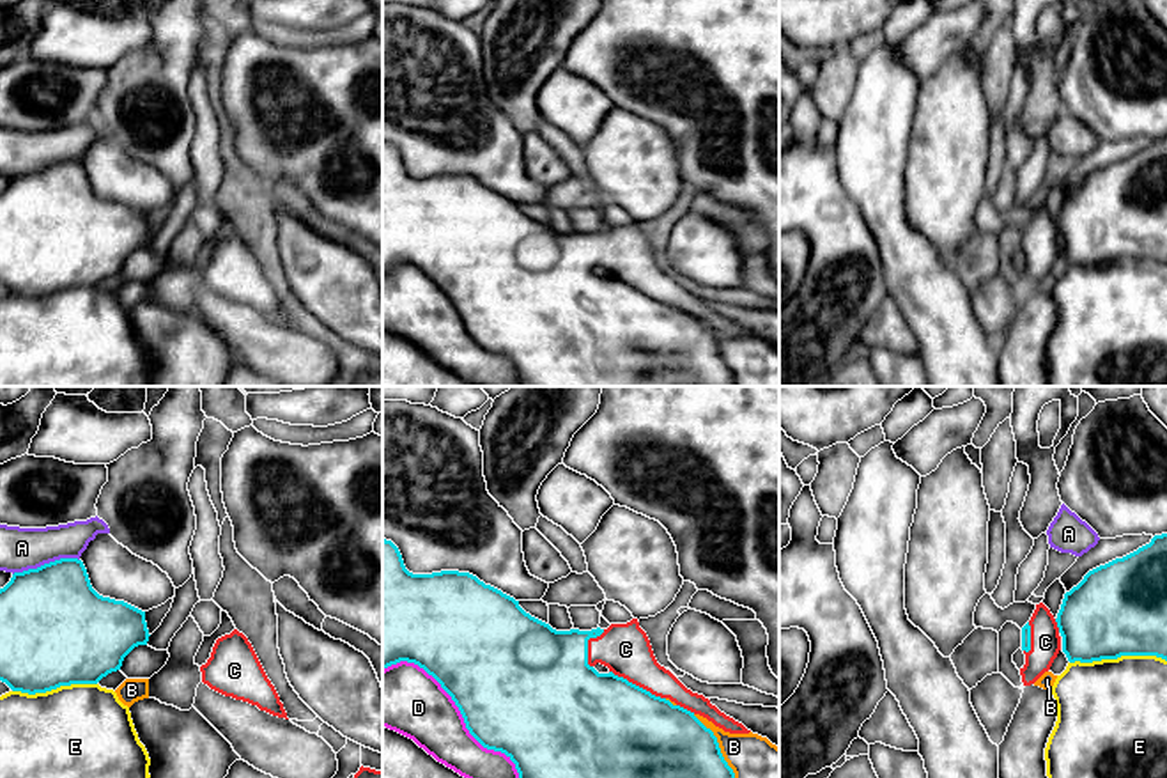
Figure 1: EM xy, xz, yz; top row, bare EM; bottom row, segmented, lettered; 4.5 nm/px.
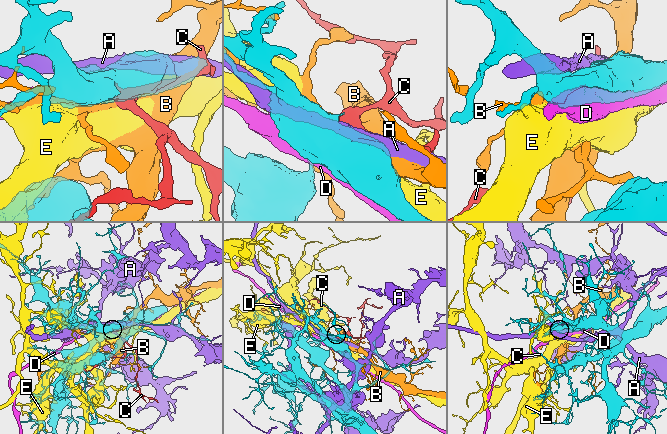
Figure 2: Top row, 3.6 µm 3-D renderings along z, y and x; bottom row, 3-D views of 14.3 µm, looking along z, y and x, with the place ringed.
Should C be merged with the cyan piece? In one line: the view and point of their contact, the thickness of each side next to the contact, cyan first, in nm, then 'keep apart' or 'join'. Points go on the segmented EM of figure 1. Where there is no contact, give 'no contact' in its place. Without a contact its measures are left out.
meets cyan in xz at (638, 686); 480 nm thick on the cyan side, 220 nm on the other; join

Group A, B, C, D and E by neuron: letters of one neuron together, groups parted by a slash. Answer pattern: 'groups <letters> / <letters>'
groups A / B / C / D / E

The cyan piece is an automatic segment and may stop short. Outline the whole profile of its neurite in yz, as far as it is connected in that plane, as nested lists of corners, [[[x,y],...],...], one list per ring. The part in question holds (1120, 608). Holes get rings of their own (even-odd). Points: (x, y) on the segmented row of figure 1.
[[[1167,533],[1155,535],[1149,544],[1137,551],[1089,571],[1077,587],[1064,594],[1061,610],[1055,617],[1043,603],[1036,604],[1031,620],[1022,627],[1022,650],[1025,654],[1025,665],[1020,668],[1024,686],[1034,684],[1045,672],[1048,672],[1061,650],[1066,654],[1070,663],[1093,663],[1101,659],[1117,659],[1121,656],[1156,656],[1167,661]]]

